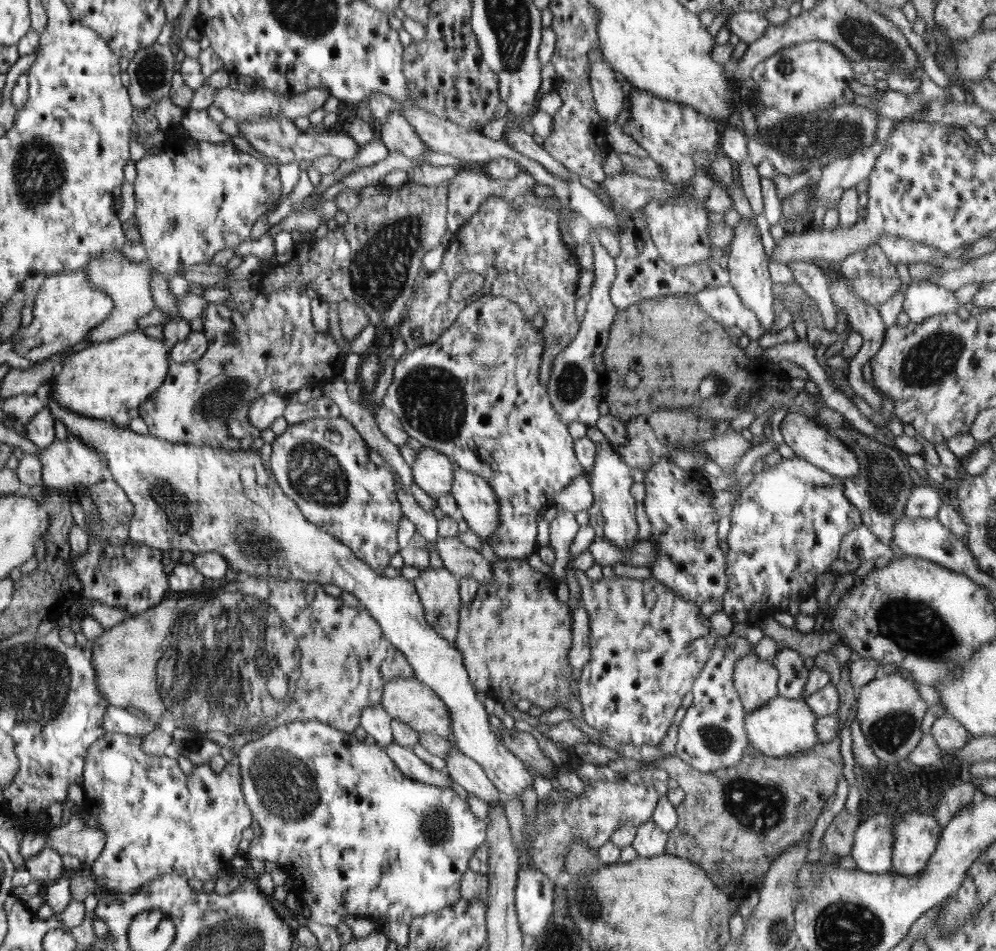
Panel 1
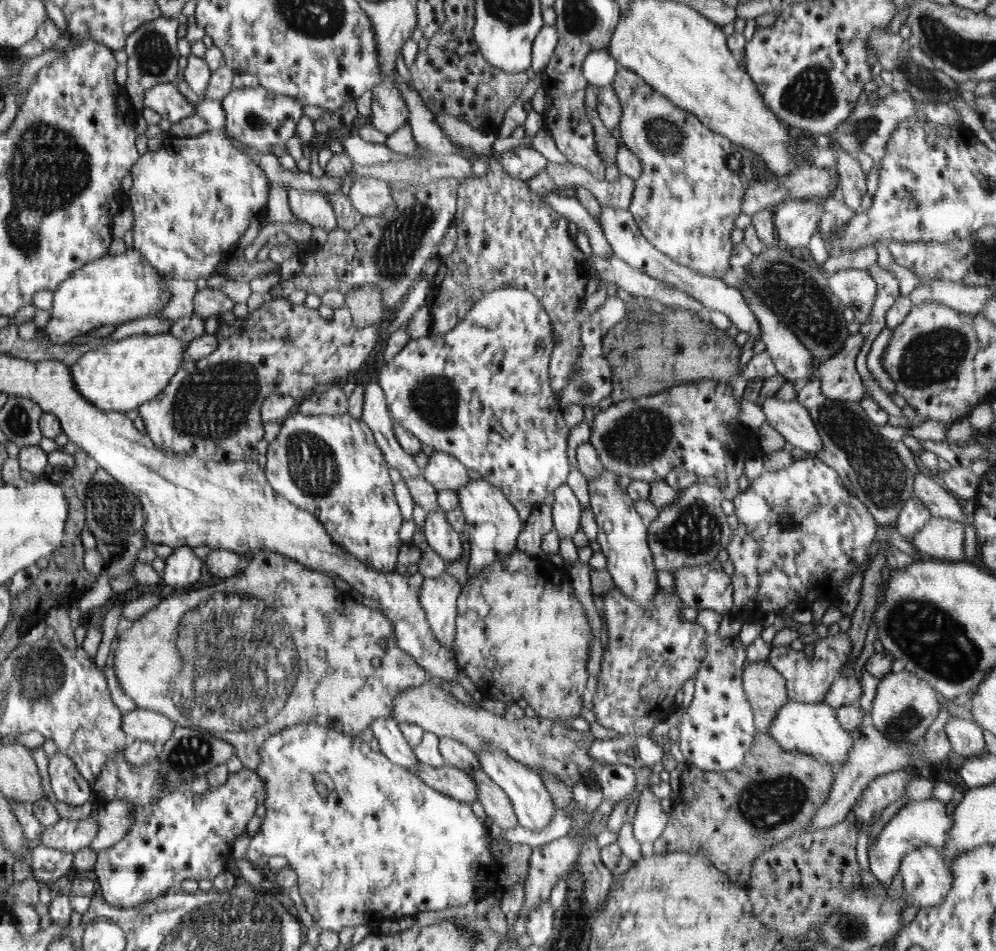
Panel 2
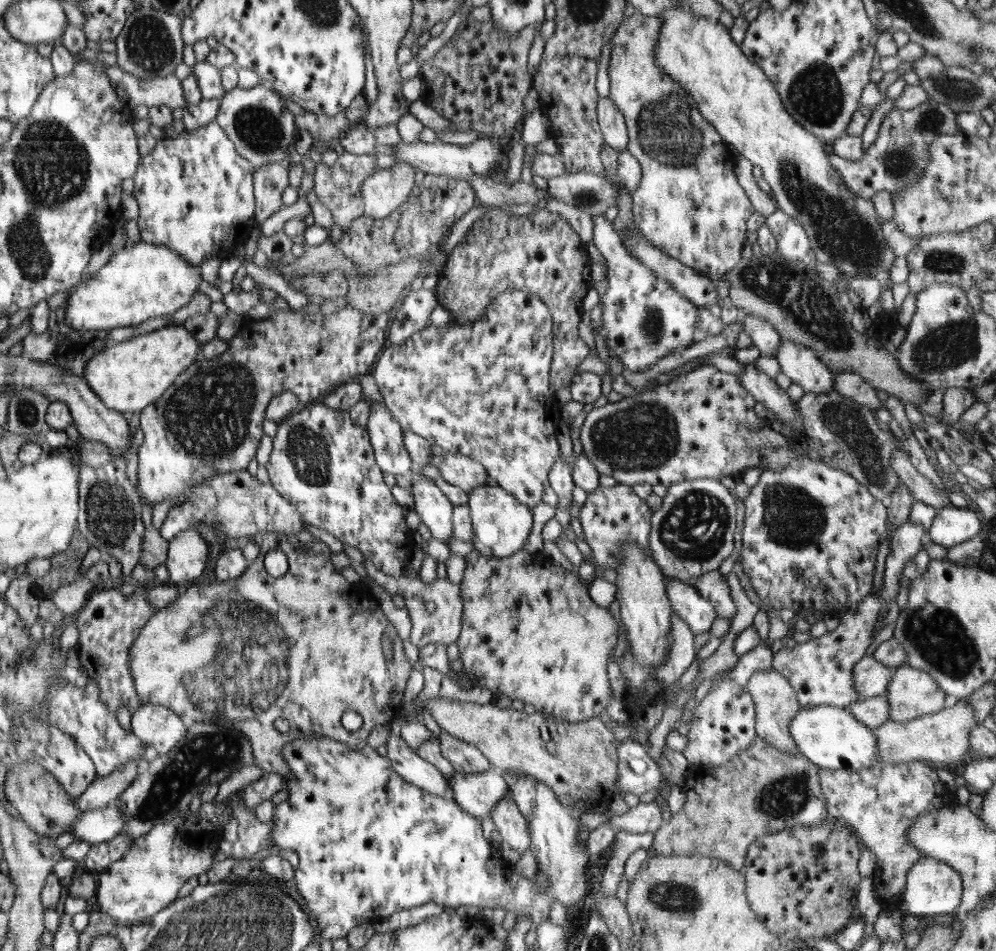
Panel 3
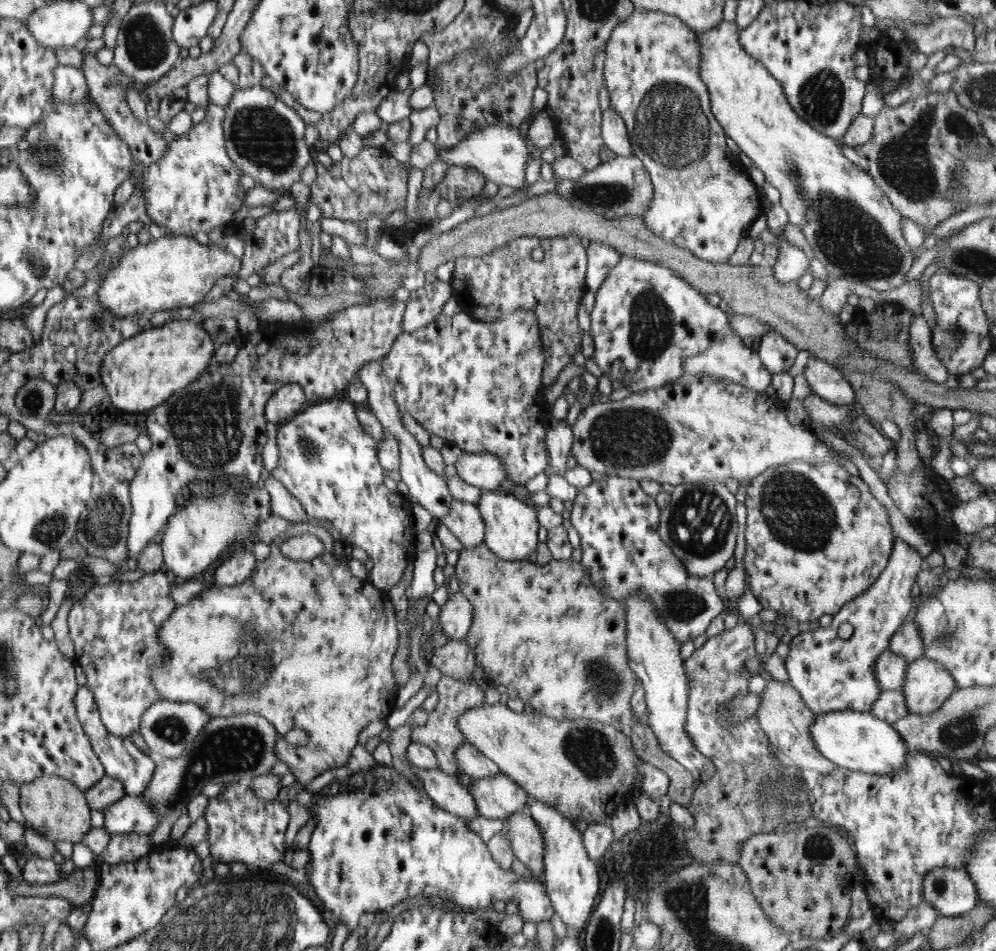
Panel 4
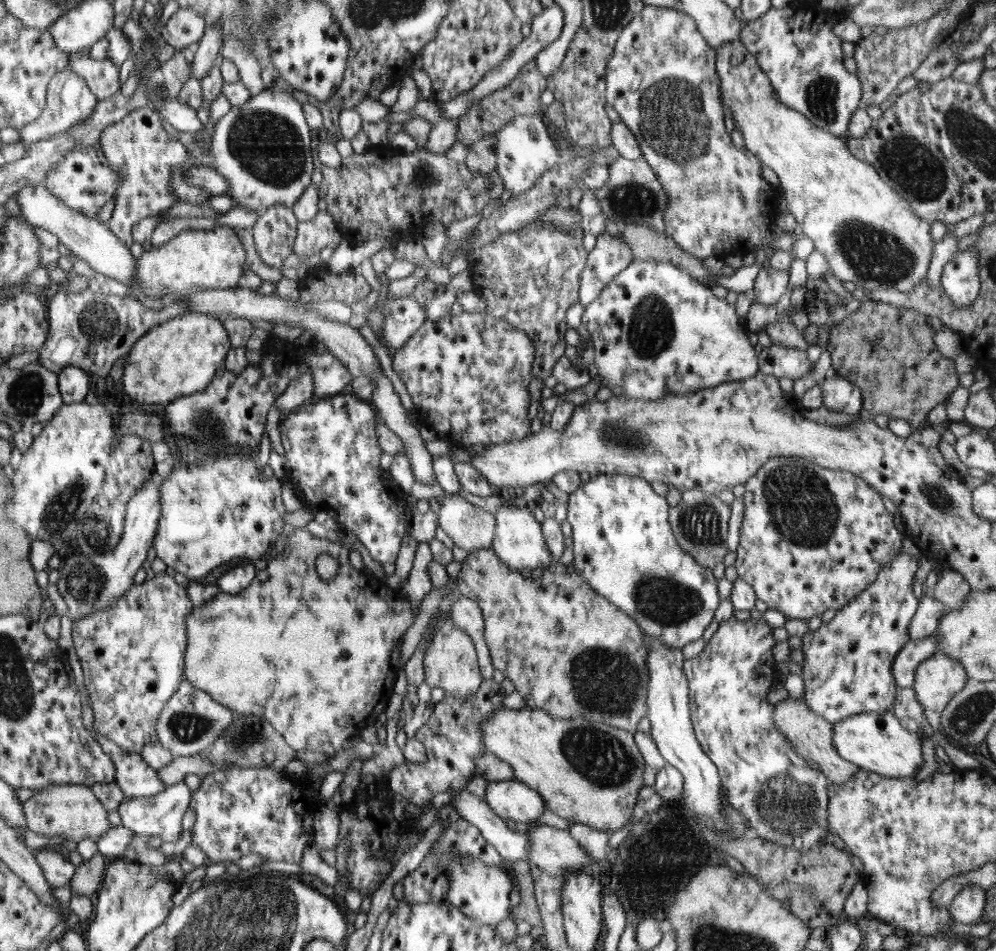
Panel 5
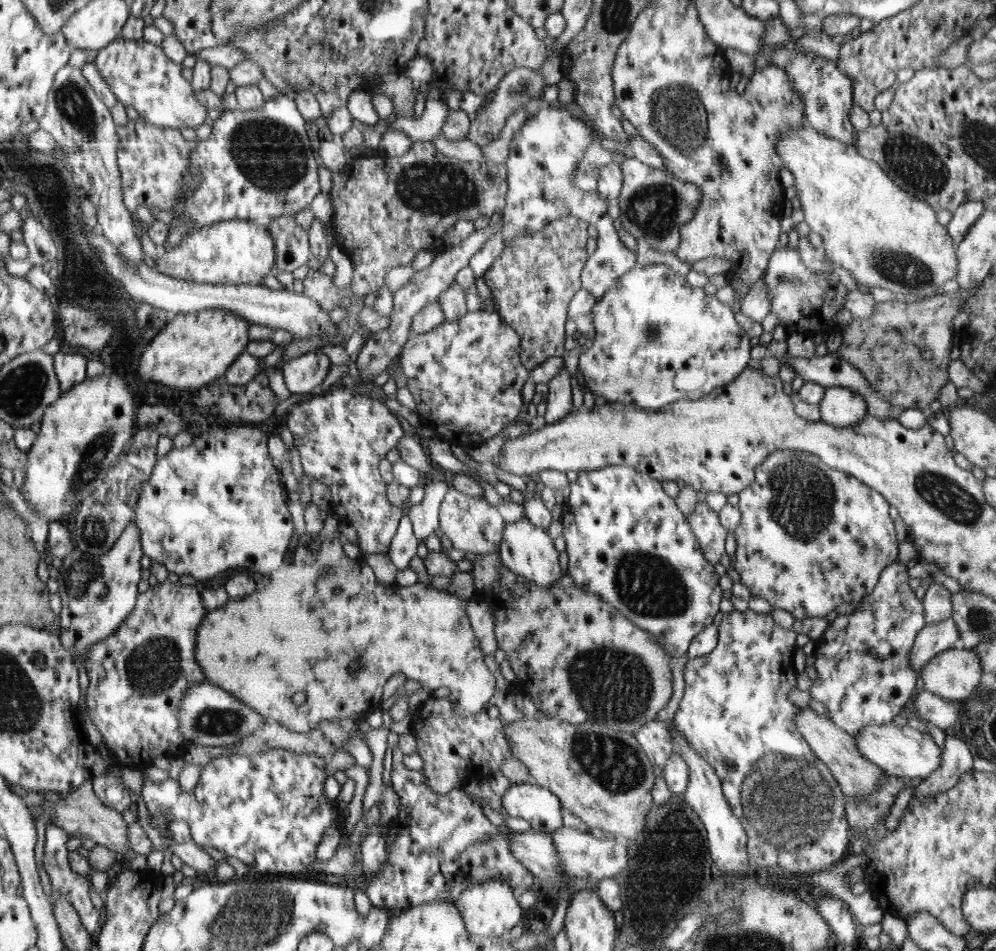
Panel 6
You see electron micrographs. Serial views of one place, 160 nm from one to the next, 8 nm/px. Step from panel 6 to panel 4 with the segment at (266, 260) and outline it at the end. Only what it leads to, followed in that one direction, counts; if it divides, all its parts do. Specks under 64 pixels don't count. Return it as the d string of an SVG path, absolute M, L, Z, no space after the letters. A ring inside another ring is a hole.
M164 236L158 240L155 239L154 242L150 240L148 244L138 243L134 249L128 250L126 254L121 256L116 269L110 271L102 281L95 298L105 309L112 311L119 317L129 314L142 315L143 313L150 316L157 310L160 312L160 310L172 310L184 306L193 307L214 288L217 280L238 274L240 268L242 268L241 260L215 243L209 242L204 246L193 238Z

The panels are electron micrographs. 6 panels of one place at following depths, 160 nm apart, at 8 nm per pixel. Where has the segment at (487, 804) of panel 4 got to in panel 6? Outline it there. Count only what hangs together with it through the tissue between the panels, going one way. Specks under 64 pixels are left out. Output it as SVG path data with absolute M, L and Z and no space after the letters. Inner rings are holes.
M532 781L512 784L502 798L502 807L508 816L529 822L534 831L552 833L563 825L560 799Z

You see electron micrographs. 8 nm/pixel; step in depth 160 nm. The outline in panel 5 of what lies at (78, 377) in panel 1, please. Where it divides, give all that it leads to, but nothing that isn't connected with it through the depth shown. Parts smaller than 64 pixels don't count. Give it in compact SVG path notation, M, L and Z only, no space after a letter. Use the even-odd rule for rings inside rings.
M190 311L152 327L126 354L125 393L140 404L165 406L174 400L204 390L232 349L232 340L221 318Z

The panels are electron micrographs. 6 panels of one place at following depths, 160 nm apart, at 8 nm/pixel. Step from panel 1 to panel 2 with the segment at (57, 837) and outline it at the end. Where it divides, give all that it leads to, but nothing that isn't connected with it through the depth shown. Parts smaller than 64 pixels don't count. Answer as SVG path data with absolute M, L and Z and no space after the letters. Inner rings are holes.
M112 800L108 803L96 819L99 830L89 847L98 852L120 842L129 833L133 823L132 814L128 811L130 806L126 800Z

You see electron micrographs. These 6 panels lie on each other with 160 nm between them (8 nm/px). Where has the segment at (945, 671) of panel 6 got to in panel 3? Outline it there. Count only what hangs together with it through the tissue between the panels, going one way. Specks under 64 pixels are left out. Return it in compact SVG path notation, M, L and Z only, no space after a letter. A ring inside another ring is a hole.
M902 665L893 670L886 690L886 702L890 706L888 720L906 722L936 714L944 708L946 697L926 671Z

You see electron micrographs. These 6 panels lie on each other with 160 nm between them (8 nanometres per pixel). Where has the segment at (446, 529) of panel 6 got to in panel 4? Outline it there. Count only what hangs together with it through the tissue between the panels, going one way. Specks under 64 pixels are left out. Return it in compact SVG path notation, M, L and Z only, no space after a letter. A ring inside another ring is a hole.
M454 500L449 513L439 523L445 524L466 548L478 546L485 540L484 519L476 504Z

